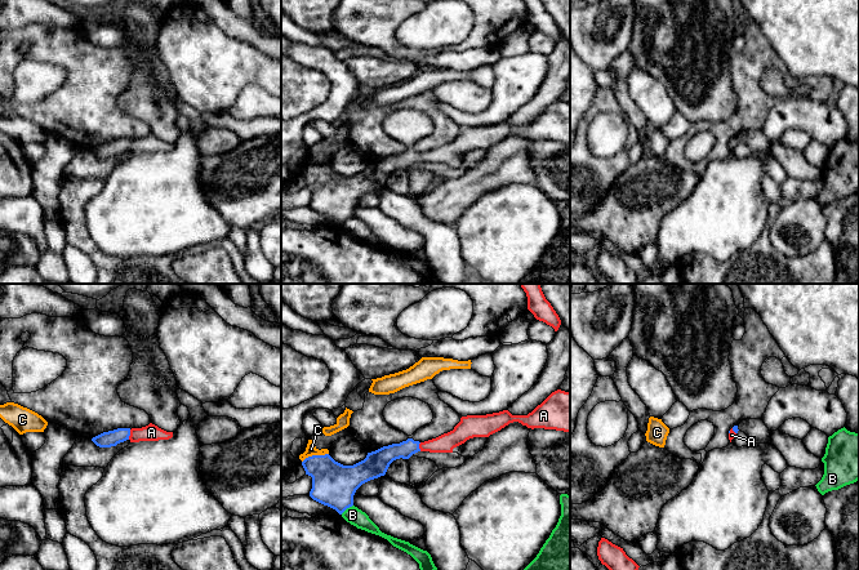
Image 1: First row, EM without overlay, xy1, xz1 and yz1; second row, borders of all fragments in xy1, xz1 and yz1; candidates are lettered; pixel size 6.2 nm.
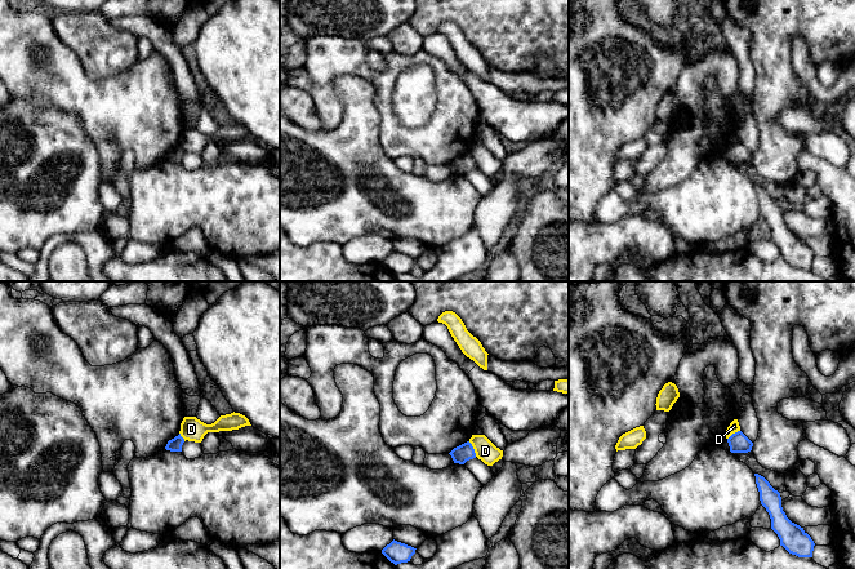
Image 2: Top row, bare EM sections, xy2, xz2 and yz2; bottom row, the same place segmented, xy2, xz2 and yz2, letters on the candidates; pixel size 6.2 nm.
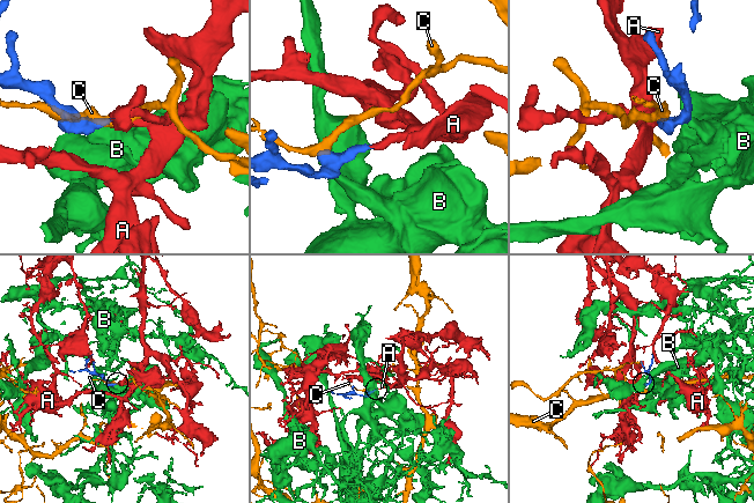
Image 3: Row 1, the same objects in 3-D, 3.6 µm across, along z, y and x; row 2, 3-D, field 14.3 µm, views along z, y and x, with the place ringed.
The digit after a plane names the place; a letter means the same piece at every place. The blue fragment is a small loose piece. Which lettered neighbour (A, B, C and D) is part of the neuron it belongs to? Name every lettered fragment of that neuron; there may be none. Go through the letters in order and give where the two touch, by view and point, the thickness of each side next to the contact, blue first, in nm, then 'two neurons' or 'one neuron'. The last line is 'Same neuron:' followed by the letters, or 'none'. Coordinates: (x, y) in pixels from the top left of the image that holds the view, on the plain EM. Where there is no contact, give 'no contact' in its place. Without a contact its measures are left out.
A: contact xy1 (129, 146); calibres 100 and 110 nm; one neuron
B: contact xz1 (346, 219); calibres 280 and 110 nm; two neurons
C: contact xz1 (315, 167); calibres 280 and 70 nm; two neurons
D: contact xz2 (473, 160); calibres 110 and 130 nm; two neurons
Same neuron: A

